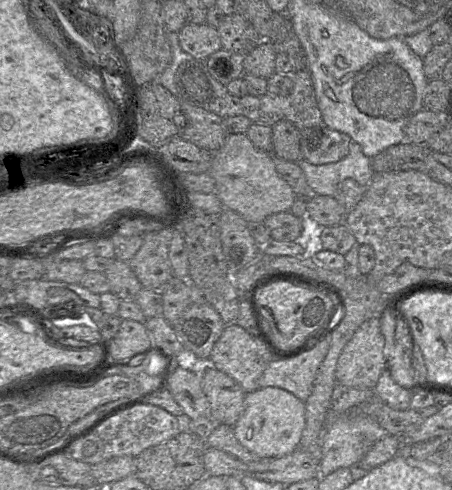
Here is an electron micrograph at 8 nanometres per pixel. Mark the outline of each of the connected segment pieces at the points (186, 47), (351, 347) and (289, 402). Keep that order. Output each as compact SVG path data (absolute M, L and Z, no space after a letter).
M186 22L178 32L178 39L182 50L197 60L205 60L222 48L217 28L206 22L203 24Z
M380 318L366 320L341 351L335 369L337 384L373 389L382 371L386 369L384 336Z
M273 386L246 393L243 412L232 426L240 444L260 459L283 457L298 449L304 427L305 402L291 392Z

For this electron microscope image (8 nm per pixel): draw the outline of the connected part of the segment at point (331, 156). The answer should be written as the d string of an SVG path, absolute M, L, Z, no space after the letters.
M325 125L300 130L301 158L311 164L338 162L349 152L351 138Z

